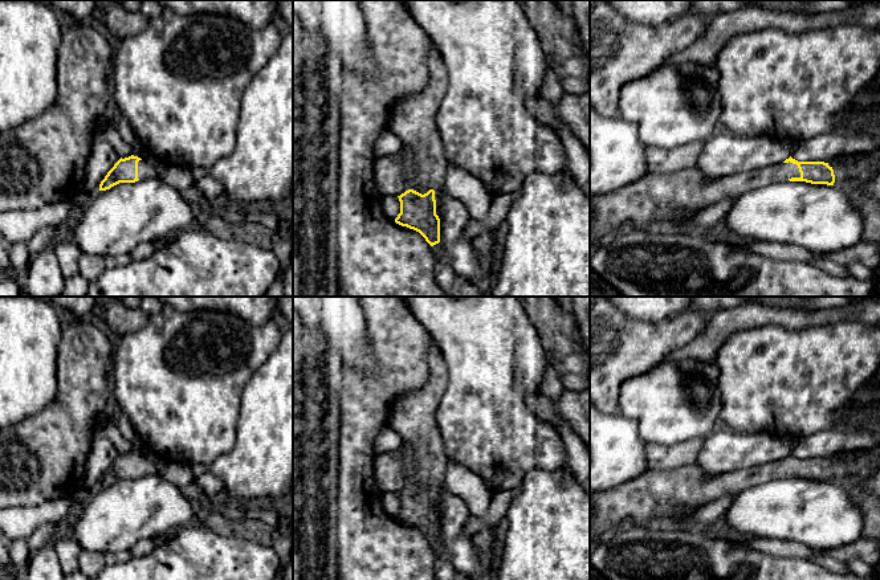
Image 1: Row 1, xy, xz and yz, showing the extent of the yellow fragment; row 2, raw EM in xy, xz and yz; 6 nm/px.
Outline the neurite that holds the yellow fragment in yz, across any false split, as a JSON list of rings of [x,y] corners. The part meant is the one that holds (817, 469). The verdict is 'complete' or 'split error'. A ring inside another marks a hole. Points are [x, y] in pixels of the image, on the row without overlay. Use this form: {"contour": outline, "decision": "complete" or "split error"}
{"contour": [[[873,449],[855,459],[842,459],[830,463],[824,458],[798,458],[791,453],[781,461],[763,466],[732,471],[722,478],[709,481],[698,465],[687,466],[676,470],[648,470],[620,486],[607,491],[590,491],[590,542],[596,540],[603,532],[619,528],[626,520],[631,519],[636,527],[647,527],[652,519],[676,518],[683,519],[694,507],[702,506],[709,501],[724,494],[736,494],[740,490],[755,486],[777,478],[806,478],[811,481],[827,481],[846,483],[850,477],[868,479],[873,475],[880,461],[880,449]]], "decision": "split error"}

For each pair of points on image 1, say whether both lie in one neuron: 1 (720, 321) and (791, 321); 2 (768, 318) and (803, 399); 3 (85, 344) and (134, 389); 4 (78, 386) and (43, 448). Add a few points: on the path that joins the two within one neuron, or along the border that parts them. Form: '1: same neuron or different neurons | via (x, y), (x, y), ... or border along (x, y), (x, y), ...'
1: same neuron | via (737, 318), (774, 317)
2: different neurons | border along (801, 329), (761, 325), (740, 331)
3: different neurons | border along (115, 339), (110, 392)
4: same neuron | via (78, 401), (69, 421), (58, 432)

